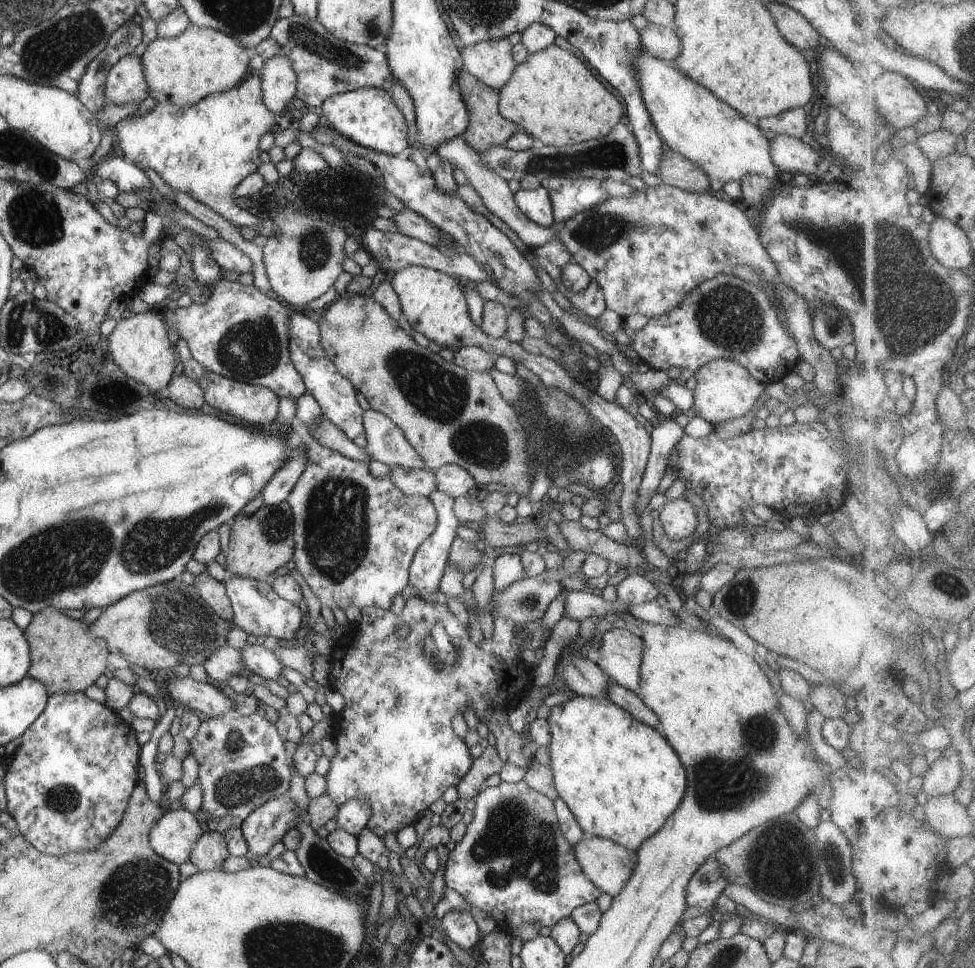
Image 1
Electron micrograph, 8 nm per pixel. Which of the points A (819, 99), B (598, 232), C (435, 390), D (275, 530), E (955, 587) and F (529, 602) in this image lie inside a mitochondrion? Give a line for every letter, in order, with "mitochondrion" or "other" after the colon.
A: other
B: mitochondrion
C: mitochondrion
D: mitochondrion
E: other
F: mitochondrion

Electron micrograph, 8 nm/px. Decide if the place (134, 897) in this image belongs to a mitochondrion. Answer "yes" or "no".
yes

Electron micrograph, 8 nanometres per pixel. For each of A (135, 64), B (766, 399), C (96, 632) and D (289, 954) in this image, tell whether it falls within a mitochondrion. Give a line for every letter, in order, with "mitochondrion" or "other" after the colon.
A: other
B: other
C: other
D: mitochondrion

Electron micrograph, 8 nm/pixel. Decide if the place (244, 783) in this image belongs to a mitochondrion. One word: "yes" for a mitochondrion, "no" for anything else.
yes

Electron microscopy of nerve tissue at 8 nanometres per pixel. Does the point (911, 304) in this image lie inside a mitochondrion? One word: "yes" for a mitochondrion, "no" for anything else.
yes

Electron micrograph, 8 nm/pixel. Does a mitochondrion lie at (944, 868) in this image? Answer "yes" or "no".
no

